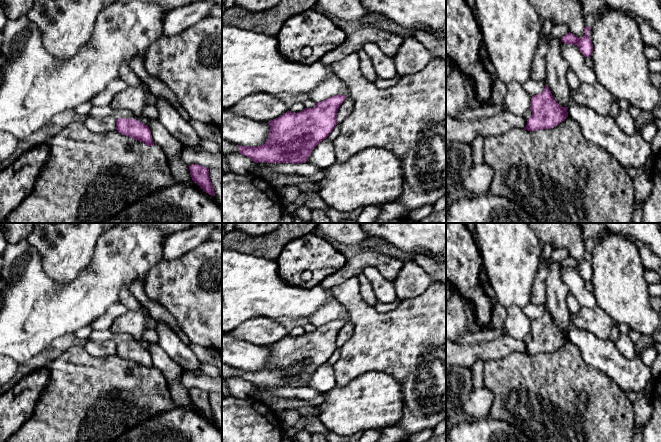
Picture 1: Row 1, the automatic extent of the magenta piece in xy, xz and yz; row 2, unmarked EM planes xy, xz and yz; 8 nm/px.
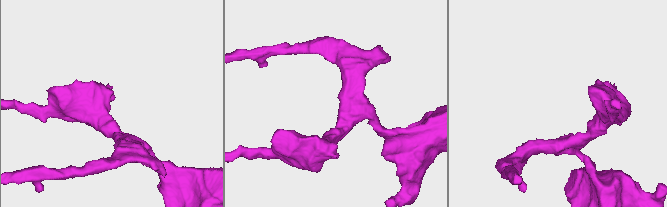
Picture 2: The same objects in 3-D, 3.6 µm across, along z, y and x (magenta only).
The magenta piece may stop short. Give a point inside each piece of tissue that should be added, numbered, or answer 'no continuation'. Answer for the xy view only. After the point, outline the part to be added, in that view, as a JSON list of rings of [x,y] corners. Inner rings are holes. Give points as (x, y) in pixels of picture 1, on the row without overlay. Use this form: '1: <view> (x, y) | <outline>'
no continuation

